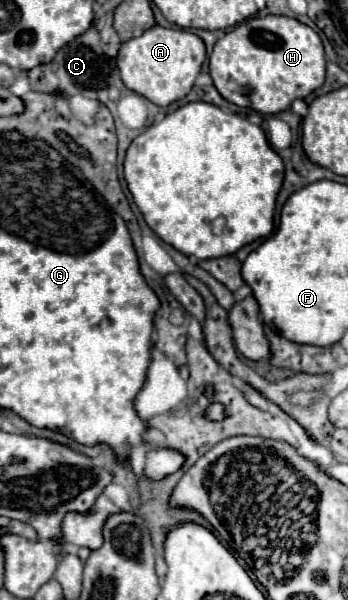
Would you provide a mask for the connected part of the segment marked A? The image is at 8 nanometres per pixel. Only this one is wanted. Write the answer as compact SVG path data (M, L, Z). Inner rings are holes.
M160 25L148 29L142 37L122 43L116 57L124 85L162 107L180 101L190 93L204 59L206 47L198 35L184 29L166 29Z

